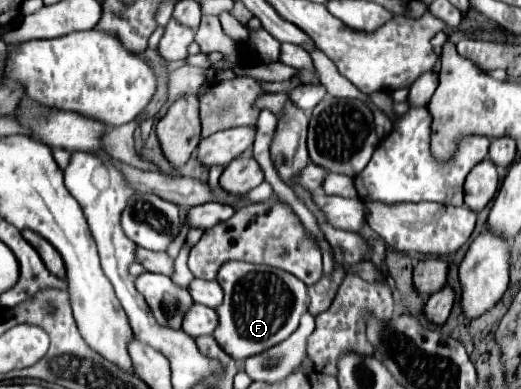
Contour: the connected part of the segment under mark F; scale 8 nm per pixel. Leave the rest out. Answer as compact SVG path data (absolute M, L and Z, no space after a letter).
M228 261L220 267L216 281L224 289L224 303L218 307L218 327L214 331L214 339L226 353L262 353L282 339L290 337L300 323L300 317L308 311L308 289L306 285L296 279L292 273L286 273L282 269L274 269L268 265L252 265L244 261Z

